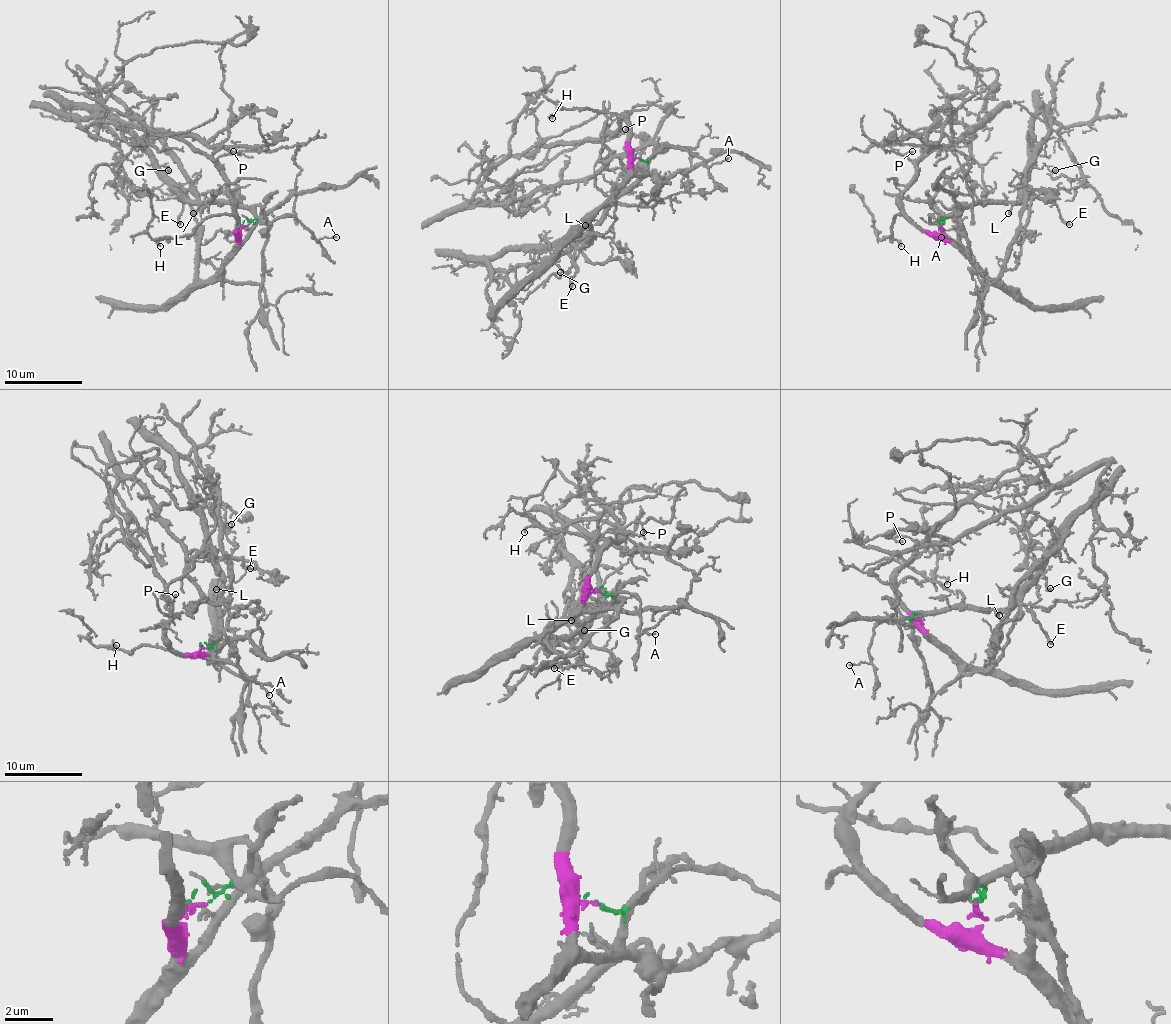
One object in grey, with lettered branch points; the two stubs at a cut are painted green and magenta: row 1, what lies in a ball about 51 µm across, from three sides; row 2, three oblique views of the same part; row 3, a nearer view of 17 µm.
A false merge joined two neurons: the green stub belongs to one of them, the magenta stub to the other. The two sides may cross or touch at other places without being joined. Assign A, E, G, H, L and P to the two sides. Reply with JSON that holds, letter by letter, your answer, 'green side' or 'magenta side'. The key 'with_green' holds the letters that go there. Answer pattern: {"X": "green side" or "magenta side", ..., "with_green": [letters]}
{"A": "green side", "E": "green side", "G": "green side", "H": "magenta side", "L": "green side", "P": "magenta side", "with_green": ["A", "E", "G", "L"]}

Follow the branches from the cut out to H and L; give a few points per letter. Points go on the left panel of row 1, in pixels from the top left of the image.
H: (243, 226), (235, 232), (235, 218), (222, 214), (206, 218), (191, 233), (167, 237), (157, 243), (159, 245)
L: (241, 224), (245, 218), (251, 222), (255, 216), (247, 208), (228, 202), (200, 202), (193, 214)

